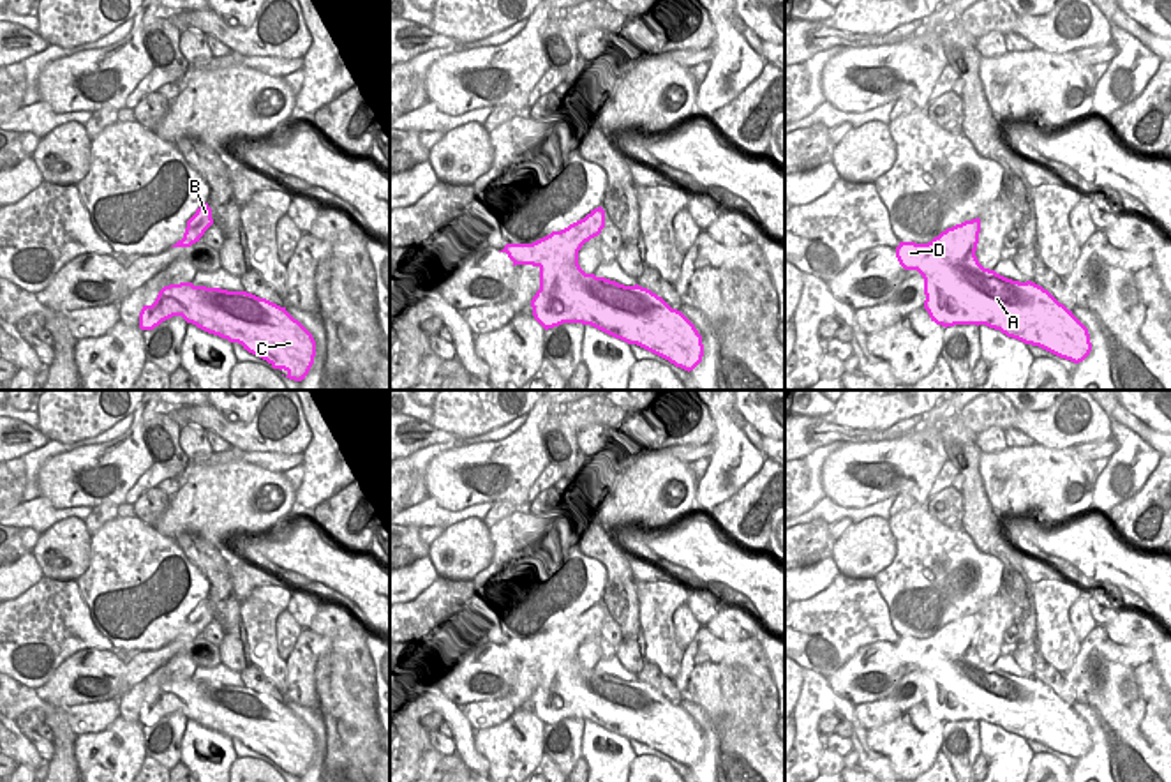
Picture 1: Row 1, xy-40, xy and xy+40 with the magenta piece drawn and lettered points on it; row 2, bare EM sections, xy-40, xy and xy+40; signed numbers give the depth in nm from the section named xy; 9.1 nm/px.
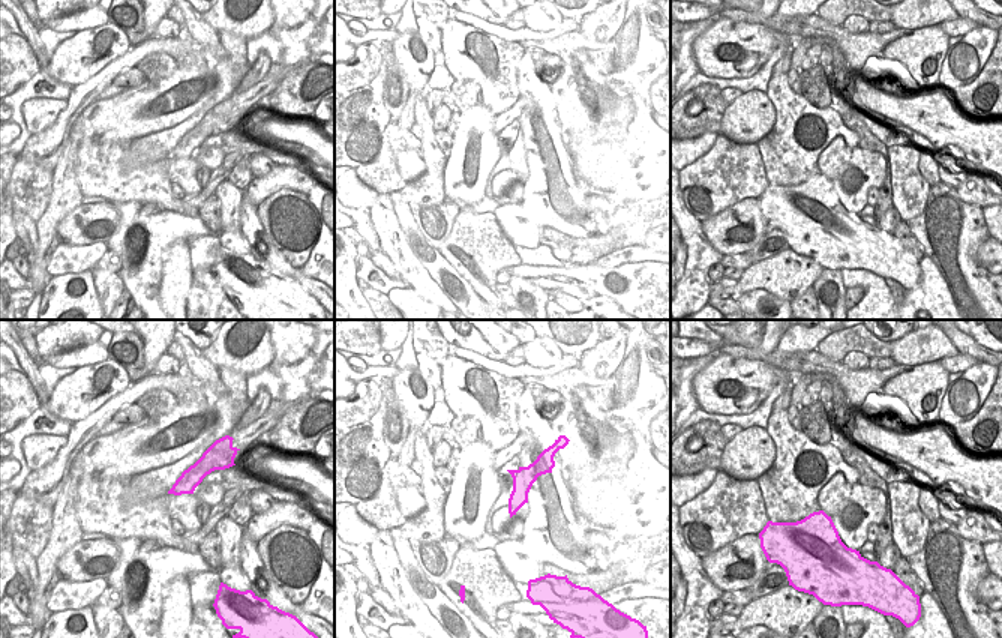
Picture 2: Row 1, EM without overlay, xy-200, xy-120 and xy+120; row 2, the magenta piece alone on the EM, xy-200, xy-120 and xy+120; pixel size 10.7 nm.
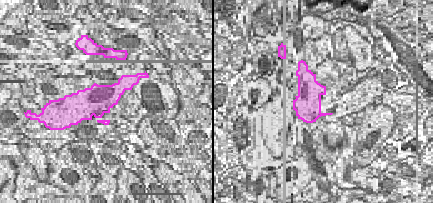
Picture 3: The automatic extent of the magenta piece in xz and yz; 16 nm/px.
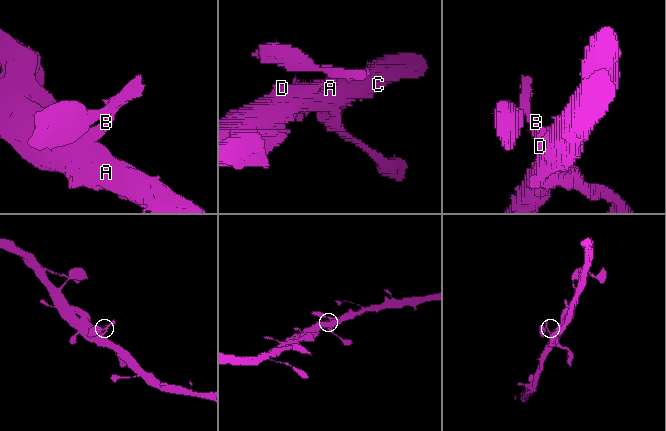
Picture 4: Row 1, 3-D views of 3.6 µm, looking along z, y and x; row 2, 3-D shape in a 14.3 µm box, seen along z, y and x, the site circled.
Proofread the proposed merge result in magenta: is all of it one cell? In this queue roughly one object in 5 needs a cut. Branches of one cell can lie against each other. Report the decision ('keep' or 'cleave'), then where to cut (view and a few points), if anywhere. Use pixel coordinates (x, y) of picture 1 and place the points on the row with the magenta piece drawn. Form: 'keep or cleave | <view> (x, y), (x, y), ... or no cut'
keep | no cut

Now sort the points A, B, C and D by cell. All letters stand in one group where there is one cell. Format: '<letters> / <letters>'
A B C D

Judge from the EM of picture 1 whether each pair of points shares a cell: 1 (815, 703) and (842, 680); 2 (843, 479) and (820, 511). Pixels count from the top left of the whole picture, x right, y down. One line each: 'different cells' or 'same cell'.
1: different cells
2: different cells

